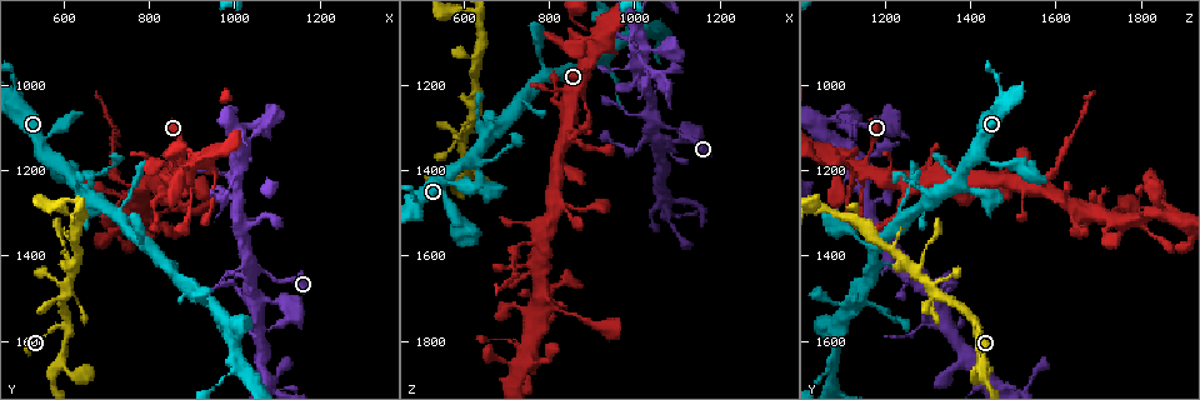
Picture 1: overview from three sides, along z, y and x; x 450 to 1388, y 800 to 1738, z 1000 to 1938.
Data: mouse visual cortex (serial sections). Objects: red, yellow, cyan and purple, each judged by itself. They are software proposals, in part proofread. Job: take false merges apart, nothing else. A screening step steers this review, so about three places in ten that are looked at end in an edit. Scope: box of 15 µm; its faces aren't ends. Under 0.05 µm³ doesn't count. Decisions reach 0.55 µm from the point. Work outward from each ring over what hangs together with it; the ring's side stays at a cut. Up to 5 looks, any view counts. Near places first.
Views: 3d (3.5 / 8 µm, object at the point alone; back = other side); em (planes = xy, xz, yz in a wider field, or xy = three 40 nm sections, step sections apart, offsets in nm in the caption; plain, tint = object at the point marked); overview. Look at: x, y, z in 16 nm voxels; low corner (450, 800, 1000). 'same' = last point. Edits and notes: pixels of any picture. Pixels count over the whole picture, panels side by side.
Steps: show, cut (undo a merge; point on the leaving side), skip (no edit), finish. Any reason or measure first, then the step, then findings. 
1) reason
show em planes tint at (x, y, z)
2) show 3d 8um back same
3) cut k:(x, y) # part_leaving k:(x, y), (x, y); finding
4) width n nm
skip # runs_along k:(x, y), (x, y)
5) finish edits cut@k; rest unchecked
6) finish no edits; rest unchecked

three-way junction
show 3d 8um at (1005, 1635, 1080)

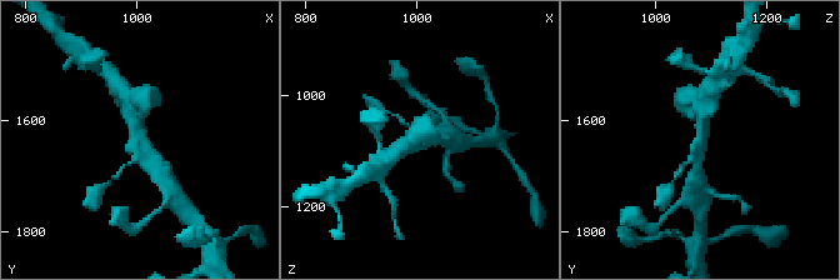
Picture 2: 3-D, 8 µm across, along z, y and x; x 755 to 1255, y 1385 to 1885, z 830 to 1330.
need the tissue
show em xy step 5 tint at (1000, 1635, 1085)

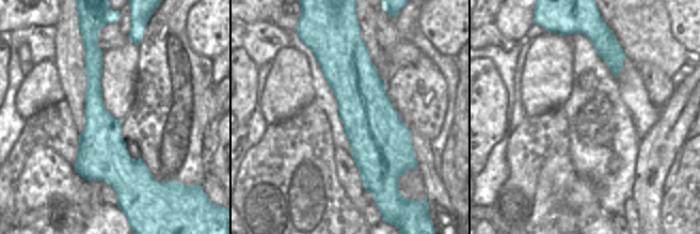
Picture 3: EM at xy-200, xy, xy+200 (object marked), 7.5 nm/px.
skip # runs_along 2:(130, 108), (131, 130), (155, 171); all the same cell

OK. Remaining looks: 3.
narrows sharply
show 3d 3.5um at (995, 1265, 1205)

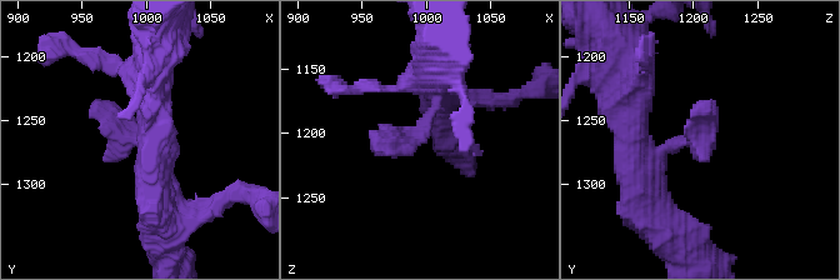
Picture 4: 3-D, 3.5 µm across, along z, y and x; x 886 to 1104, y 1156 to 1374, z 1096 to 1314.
show em xy step 1 tint at (990, 1266, 1200)

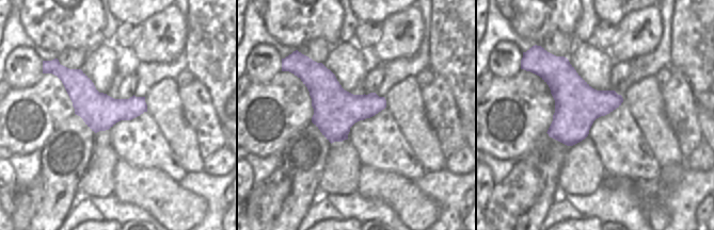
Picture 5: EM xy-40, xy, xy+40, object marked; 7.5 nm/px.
skip # runs_along 4:(154, 191), (158, 149), (89, 115); continuous, no second cell

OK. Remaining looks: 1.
finish no edits; rest unchecked

